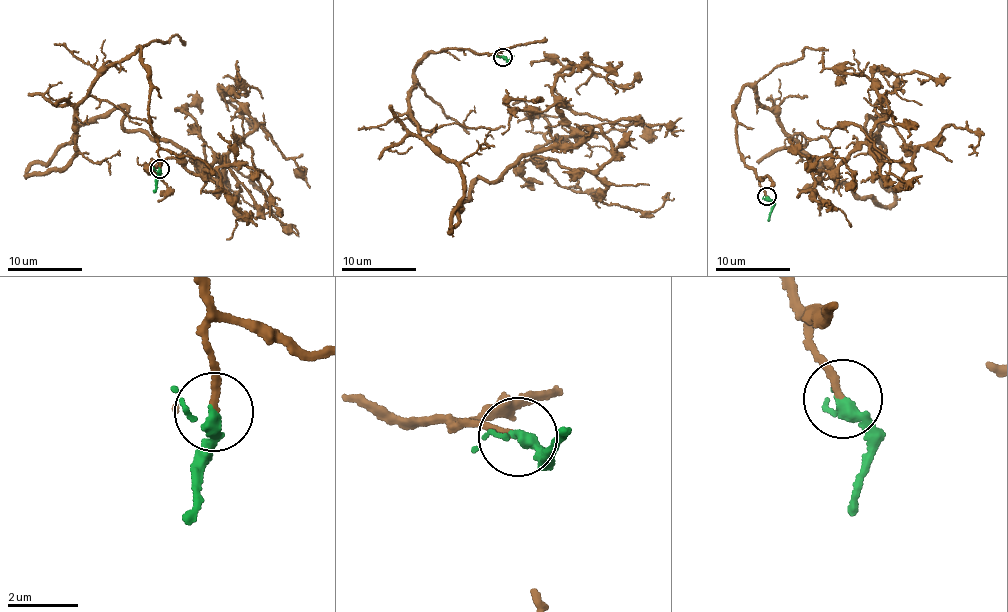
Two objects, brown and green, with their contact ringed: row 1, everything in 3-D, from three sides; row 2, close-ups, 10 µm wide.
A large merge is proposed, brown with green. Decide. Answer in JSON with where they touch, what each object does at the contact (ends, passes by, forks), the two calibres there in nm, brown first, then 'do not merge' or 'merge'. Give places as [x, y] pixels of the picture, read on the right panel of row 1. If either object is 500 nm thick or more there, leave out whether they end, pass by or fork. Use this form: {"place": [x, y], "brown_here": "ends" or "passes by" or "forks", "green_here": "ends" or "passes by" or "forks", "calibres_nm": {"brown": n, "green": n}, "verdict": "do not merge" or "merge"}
{"place": [766, 196], "brown_here": "ends", "green_here": "ends", "calibres_nm": {"brown": 200, "green": 360}, "verdict": "merge"}

